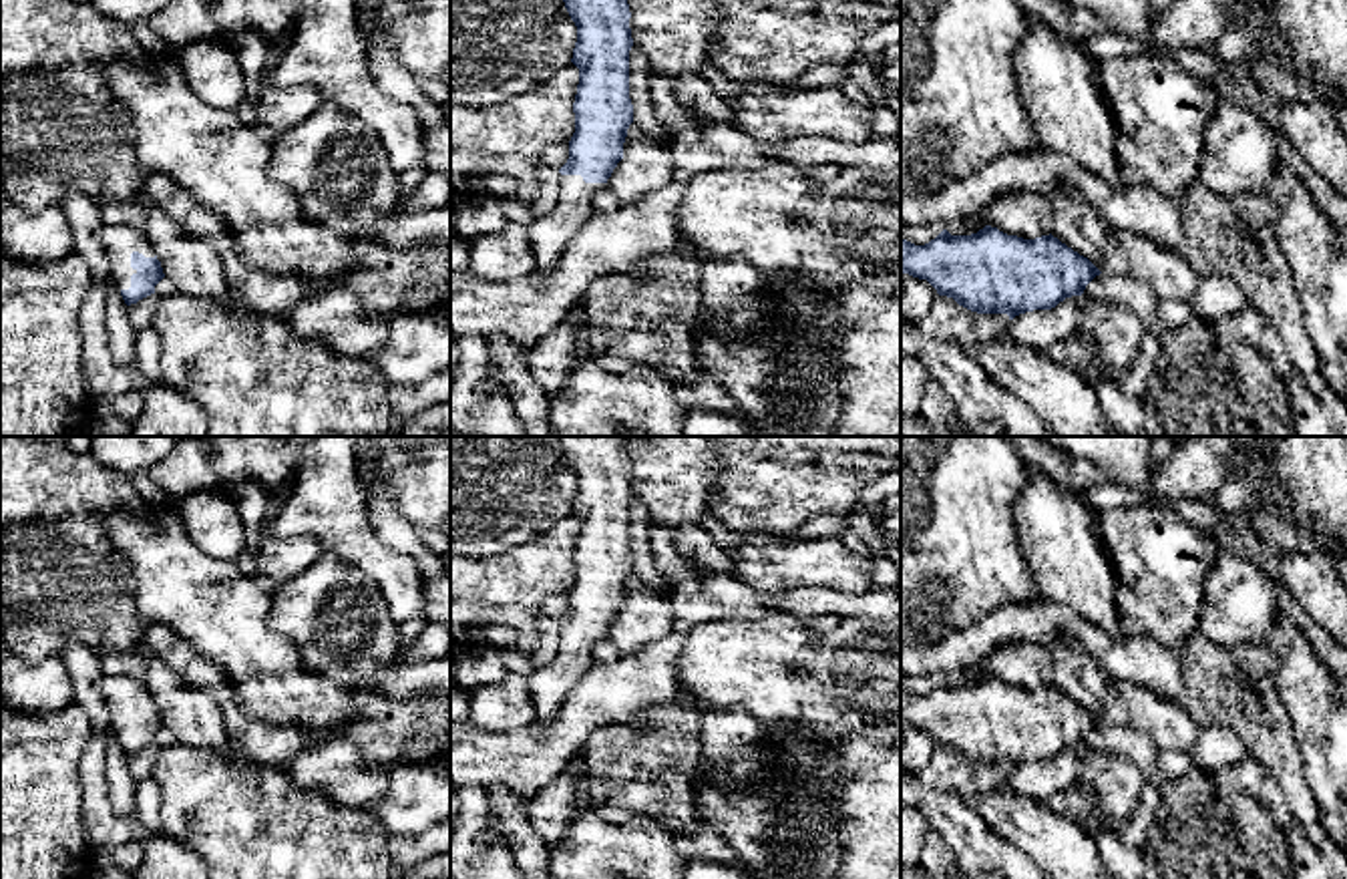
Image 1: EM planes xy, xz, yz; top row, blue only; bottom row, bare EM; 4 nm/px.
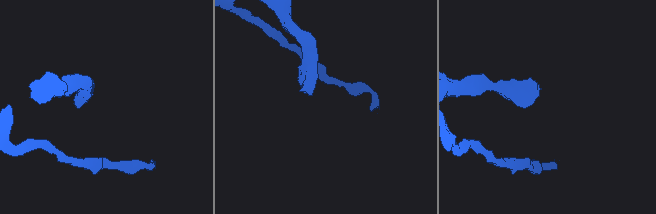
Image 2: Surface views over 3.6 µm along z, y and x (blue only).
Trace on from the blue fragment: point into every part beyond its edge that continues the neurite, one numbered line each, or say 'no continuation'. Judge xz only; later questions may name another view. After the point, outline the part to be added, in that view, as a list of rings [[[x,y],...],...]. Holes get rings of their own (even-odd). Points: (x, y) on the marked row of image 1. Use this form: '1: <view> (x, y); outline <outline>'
1: xz (549, 234); outline [[[561,175],[557,205],[525,225],[533,243],[537,280],[553,274],[567,243],[595,213],[593,197],[605,187],[607,183],[585,183],[581,175]]]

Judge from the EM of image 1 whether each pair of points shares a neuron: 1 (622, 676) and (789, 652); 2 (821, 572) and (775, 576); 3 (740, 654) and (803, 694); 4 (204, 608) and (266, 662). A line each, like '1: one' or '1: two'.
1: two
2: one
3: one
4: one

